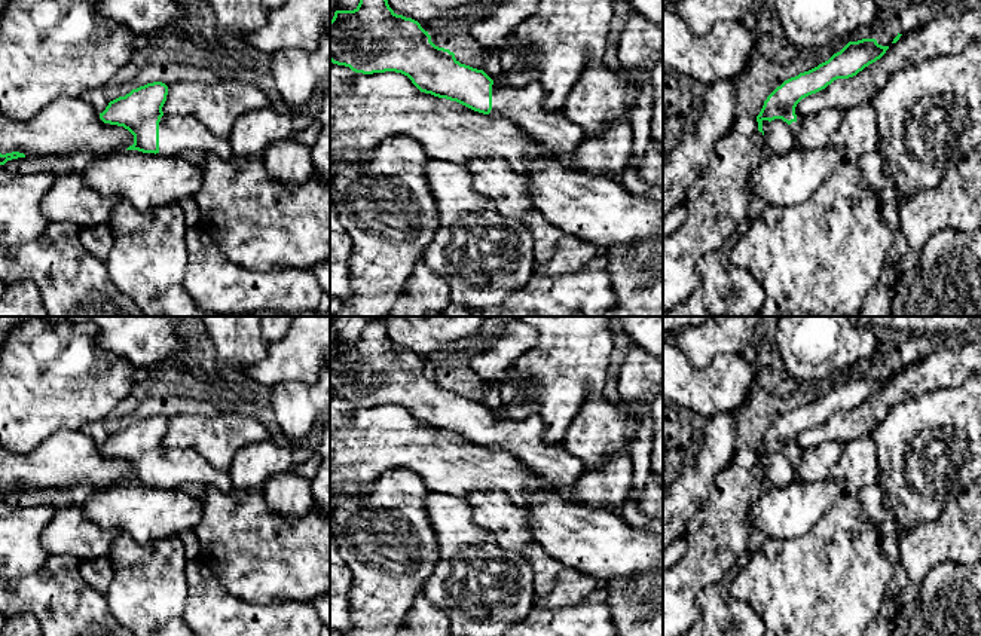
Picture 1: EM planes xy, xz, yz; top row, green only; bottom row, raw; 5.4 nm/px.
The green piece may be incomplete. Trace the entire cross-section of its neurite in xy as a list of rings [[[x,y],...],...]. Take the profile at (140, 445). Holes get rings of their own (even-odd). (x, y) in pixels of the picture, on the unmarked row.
[[[162,415],[132,422],[109,435],[100,446],[104,456],[123,459],[134,468],[126,483],[178,489],[184,483],[214,486],[221,492],[233,490],[229,471],[214,468],[195,449],[168,449],[162,444],[168,419]]]

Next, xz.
[[[381,319],[370,321],[354,343],[334,345],[330,394],[363,407],[401,406],[421,425],[510,453],[562,493],[583,473],[578,458],[544,440],[538,415],[525,421],[495,418],[483,403],[461,397],[453,385],[436,379],[418,354],[397,348]]]

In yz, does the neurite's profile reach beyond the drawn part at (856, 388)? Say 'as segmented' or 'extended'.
extended

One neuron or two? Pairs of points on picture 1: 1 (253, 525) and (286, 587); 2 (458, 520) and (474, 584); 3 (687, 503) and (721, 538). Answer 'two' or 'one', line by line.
1: one
2: one
3: two

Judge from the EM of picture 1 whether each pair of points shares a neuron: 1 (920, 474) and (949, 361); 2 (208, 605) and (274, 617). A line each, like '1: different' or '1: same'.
1: different
2: same

